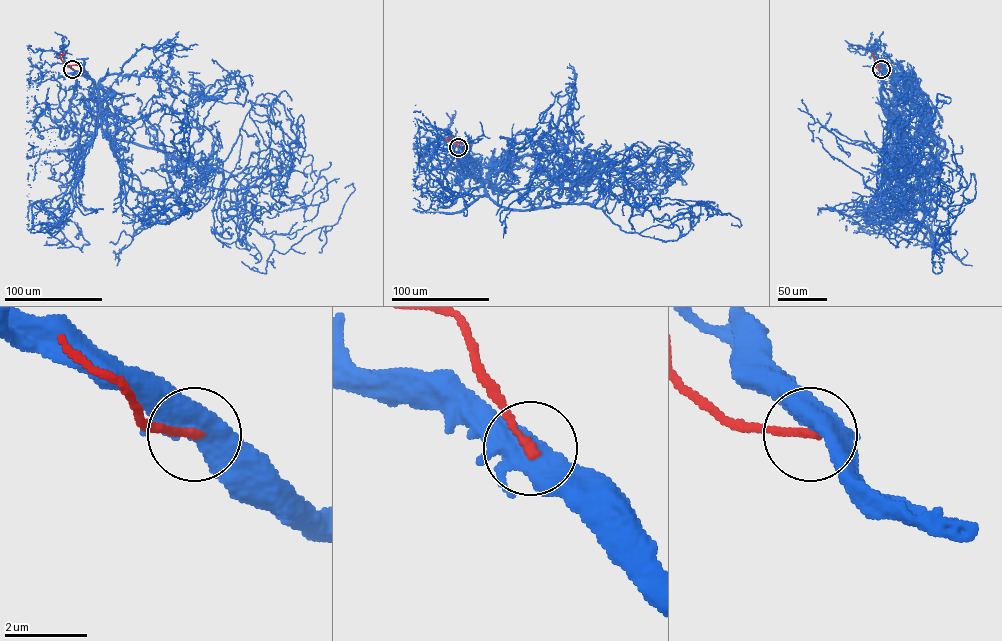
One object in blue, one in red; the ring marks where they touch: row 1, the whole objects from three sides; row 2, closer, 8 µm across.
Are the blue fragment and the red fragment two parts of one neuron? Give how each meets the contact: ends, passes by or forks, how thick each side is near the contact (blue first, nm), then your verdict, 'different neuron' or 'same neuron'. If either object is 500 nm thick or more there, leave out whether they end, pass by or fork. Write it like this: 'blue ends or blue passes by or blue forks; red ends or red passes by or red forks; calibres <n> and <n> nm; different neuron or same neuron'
blue forks; red ends; calibres 480 and 190 nm; different neuron

